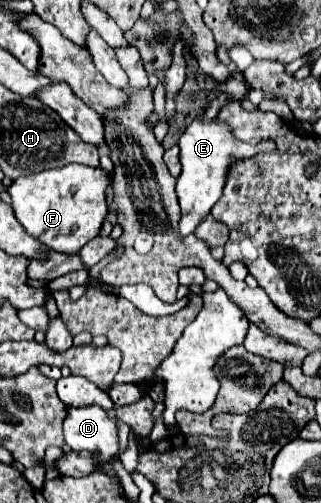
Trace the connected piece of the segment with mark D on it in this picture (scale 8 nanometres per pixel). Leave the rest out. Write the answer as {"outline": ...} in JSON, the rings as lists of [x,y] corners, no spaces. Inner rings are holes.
{"outline":[[[100,405],[70,407],[64,419],[64,439],[72,451],[98,451],[102,461],[118,453],[116,421]]]}

